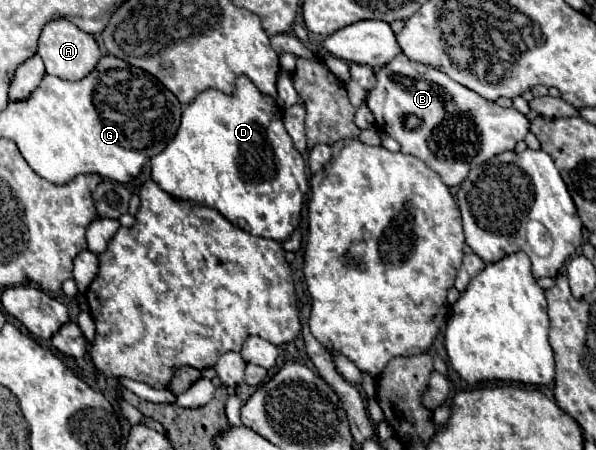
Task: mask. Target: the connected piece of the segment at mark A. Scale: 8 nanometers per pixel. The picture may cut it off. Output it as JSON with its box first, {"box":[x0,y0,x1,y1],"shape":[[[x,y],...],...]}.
{"box":[38,18,102,80],"shape":[[[60,18],[44,26],[38,42],[38,56],[44,60],[48,74],[58,76],[62,80],[82,80],[96,68],[102,52],[92,34],[82,32],[76,24]]]}

